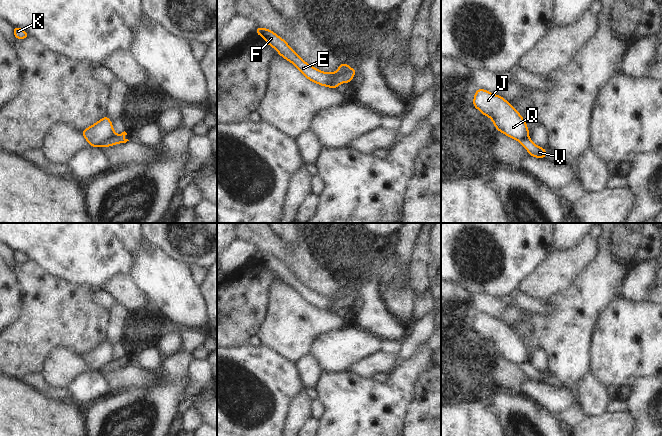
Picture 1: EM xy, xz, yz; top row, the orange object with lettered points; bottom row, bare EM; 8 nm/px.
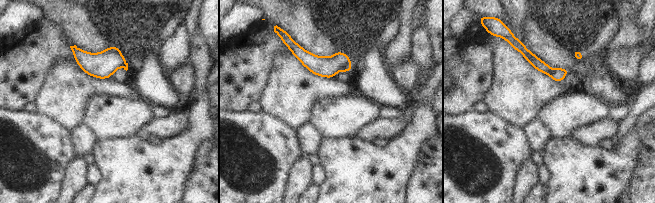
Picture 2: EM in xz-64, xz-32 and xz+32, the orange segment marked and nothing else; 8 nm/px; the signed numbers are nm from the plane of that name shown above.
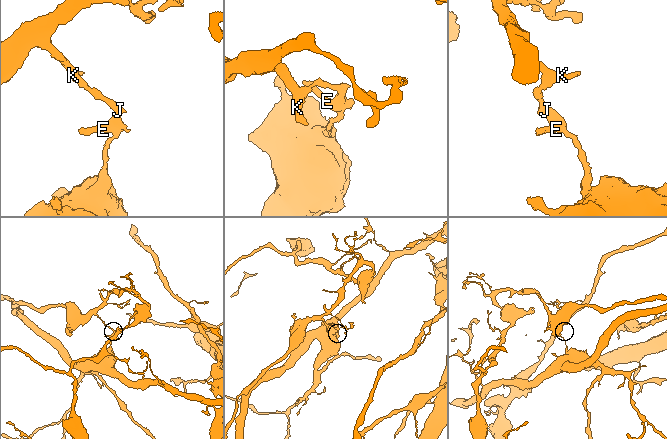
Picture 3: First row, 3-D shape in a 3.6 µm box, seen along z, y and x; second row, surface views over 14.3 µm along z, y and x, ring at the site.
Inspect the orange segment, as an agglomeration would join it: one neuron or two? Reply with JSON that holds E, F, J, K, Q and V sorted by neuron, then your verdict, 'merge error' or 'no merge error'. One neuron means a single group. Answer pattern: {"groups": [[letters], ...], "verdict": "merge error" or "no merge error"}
{"groups": [["E", "F", "J", "K", "Q"], ["V"]], "verdict": "merge error"}

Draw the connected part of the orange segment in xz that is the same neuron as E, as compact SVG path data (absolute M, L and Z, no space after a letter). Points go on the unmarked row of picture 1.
M258 250L254 257L262 260L268 270L273 271L282 282L292 287L309 305L318 309L329 311L330 306L338 299L350 294L349 288L339 287L336 297L323 296L305 286L283 262L272 254Z

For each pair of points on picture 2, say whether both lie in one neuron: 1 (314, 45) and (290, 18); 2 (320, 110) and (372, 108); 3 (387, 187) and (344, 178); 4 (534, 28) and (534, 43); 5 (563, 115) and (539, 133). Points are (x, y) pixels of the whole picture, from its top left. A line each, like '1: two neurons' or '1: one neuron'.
1: one neuron
2: one neuron
3: one neuron
4: one neuron
5: two neurons

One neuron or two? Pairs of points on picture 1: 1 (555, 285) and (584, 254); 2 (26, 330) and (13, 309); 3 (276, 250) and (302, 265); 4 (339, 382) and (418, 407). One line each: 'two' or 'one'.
1: one
2: two
3: one
4: two

